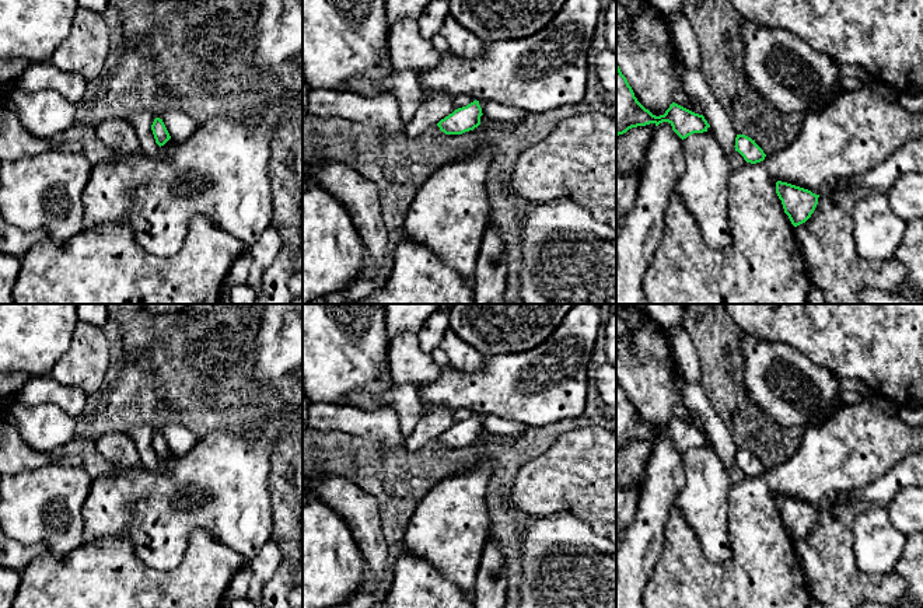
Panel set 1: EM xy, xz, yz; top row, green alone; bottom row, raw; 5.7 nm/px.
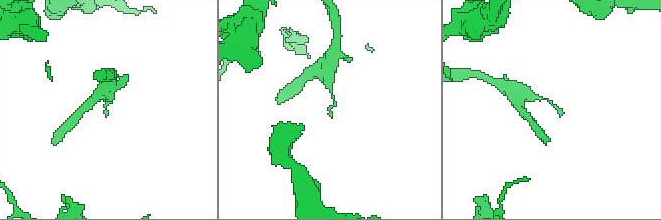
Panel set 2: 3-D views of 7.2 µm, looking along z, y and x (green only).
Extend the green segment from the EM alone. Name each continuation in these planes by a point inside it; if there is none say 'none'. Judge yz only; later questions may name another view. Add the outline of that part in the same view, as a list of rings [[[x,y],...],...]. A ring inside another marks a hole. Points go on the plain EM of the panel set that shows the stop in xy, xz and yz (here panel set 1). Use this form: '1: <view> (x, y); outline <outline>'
none

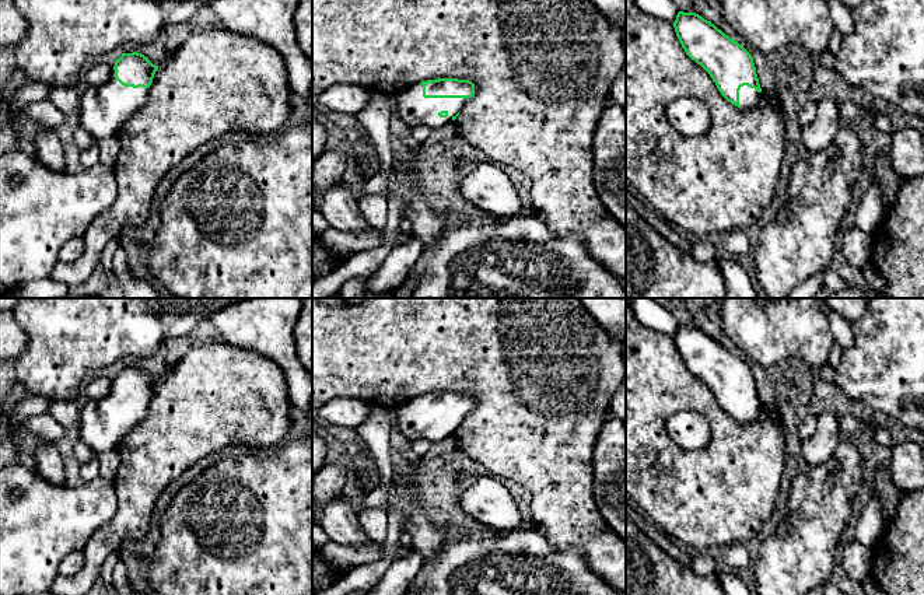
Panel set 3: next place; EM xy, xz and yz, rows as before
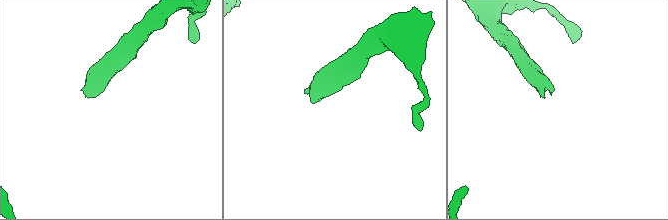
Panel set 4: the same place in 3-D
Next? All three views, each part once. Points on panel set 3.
1: xz (415, 423); outline [[[417,396],[400,406],[395,419],[409,441],[423,438],[438,442],[451,435],[466,414],[466,412],[424,412],[423,399]]]

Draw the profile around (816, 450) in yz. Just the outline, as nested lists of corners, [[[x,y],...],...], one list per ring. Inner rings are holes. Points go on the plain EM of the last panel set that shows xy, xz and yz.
[[[822,412],[816,416],[813,435],[801,445],[802,461],[808,466],[825,463],[841,441],[839,416],[834,412]]]

